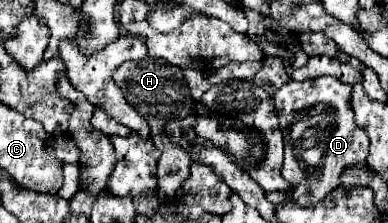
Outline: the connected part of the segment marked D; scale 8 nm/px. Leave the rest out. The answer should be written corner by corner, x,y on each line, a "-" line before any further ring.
334,77
288,81
274,93
274,105
280,115
286,151
280,173
292,189
272,193
266,191
268,201
278,205
286,197
292,197
292,201
302,207
316,205
340,185
340,175
344,169
366,163
370,141
366,131
354,121
350,93
350,85
342,85
342,81

